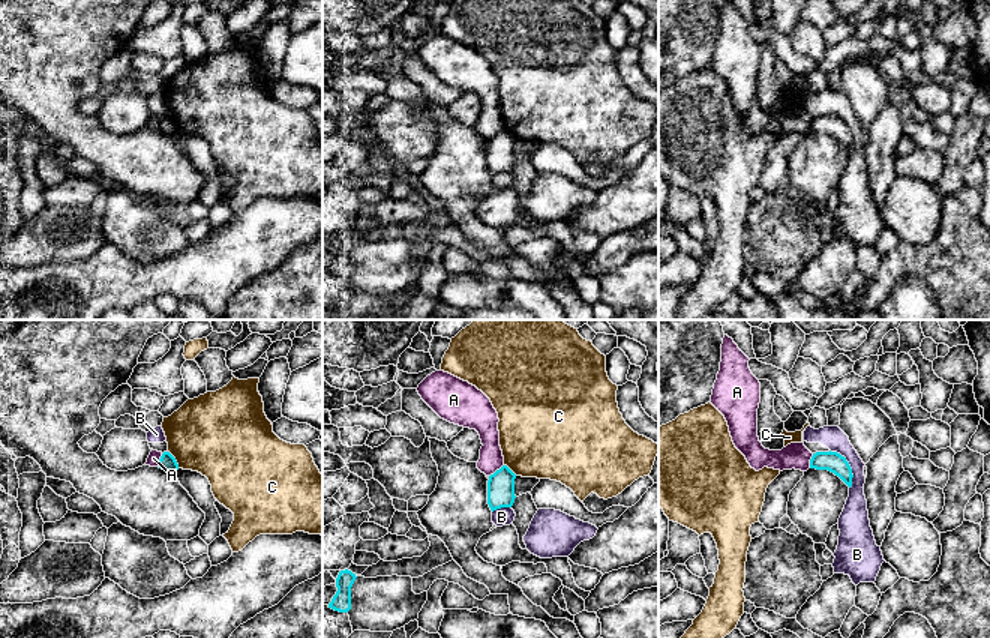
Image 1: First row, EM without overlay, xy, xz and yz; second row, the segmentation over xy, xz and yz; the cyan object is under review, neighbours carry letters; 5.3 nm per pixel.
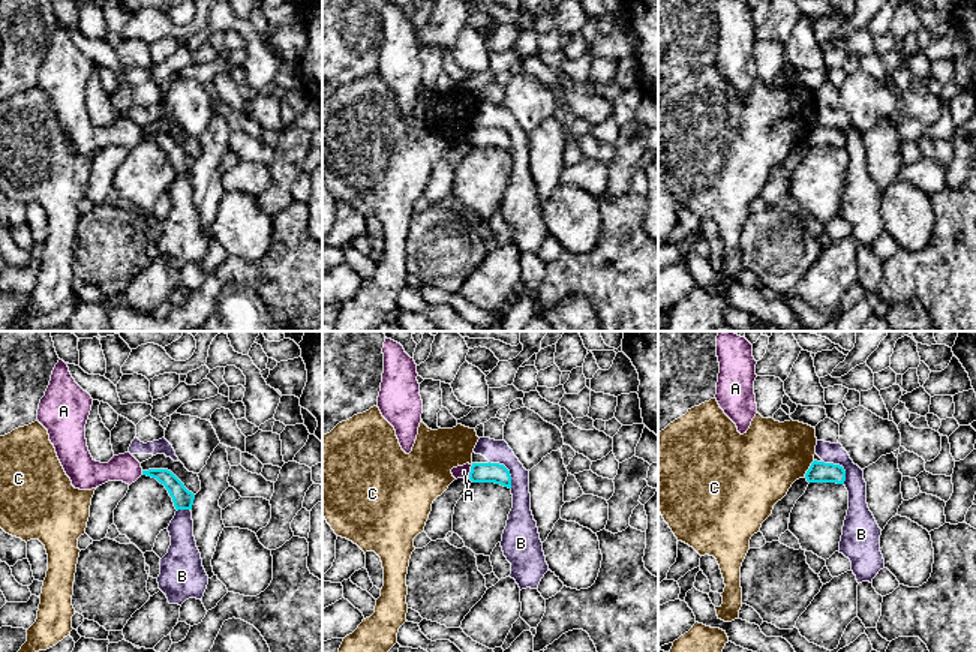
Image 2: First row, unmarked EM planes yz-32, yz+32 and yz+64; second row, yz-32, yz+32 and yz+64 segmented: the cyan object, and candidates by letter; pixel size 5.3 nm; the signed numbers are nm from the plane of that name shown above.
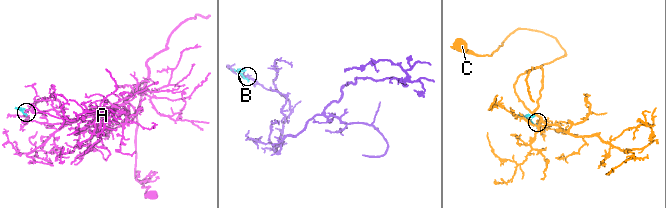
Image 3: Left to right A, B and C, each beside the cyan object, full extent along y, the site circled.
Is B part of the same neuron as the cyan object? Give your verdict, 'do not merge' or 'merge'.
do not merge

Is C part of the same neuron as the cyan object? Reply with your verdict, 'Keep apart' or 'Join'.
Keep apart

